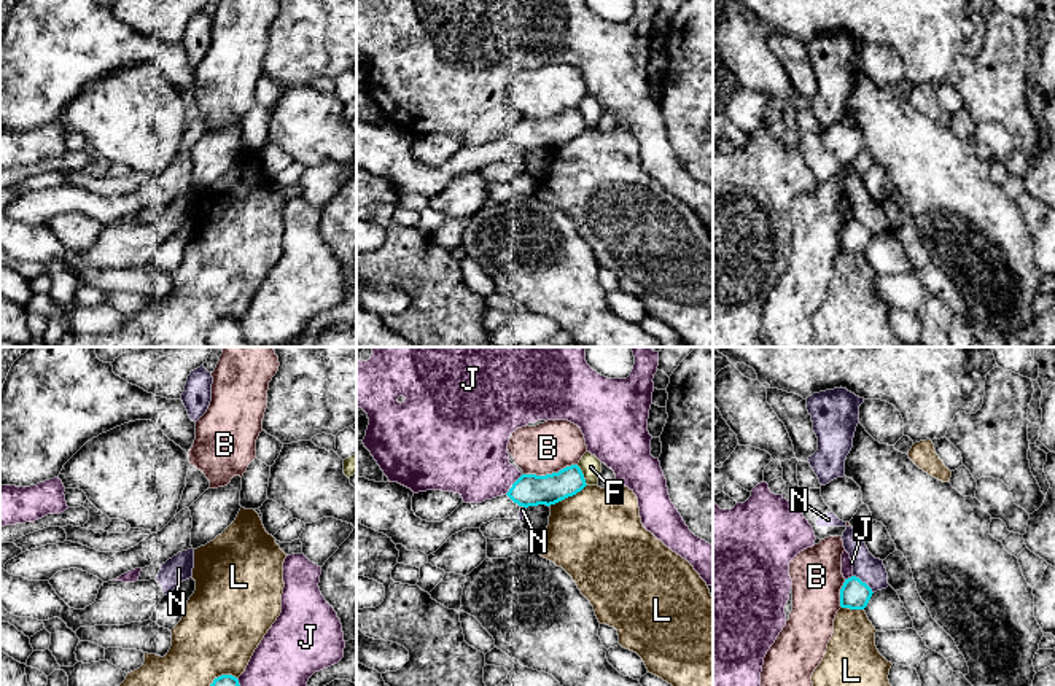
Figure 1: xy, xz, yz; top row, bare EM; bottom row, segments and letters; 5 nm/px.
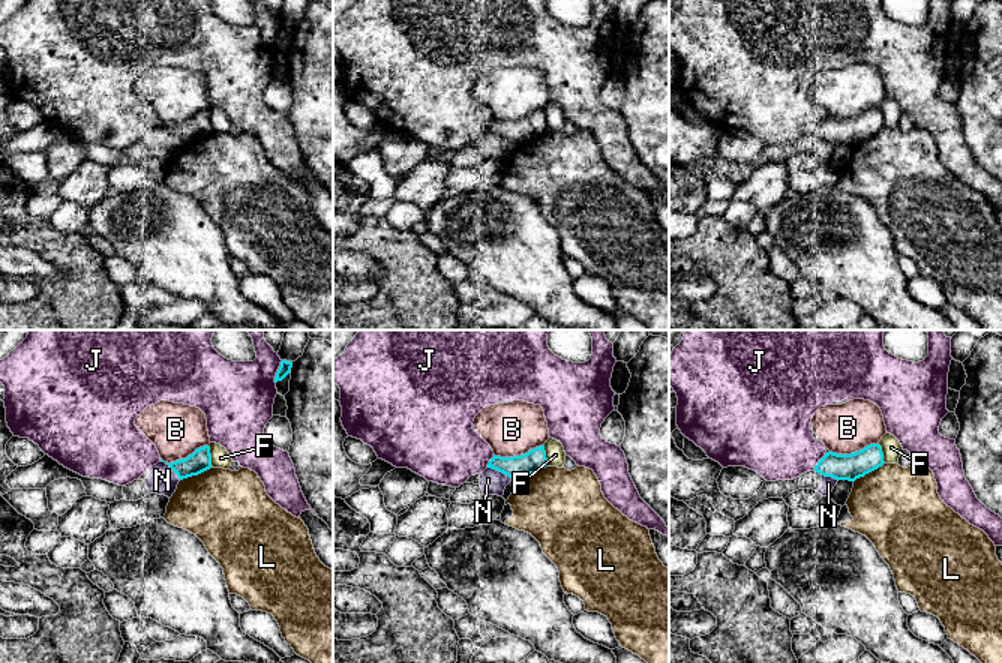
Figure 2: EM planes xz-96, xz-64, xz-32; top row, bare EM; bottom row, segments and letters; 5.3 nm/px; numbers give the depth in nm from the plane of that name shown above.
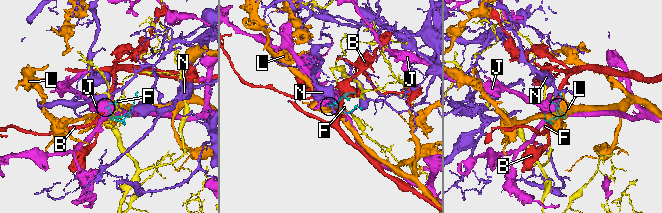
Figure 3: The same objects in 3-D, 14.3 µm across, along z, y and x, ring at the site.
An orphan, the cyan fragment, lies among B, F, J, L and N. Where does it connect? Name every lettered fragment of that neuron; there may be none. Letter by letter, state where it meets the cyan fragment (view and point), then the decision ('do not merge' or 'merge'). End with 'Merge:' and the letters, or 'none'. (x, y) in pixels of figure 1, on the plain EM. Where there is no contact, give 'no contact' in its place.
B: meets cyan in xz at (549, 118); do not merge
F: meets cyan in xz at (583, 118); do not merge
J: meets cyan in xz at (513, 128); do not merge
L: meets cyan in xz at (567, 140); do not merge
N: meets cyan in yz at (864, 226); do not merge
Merge: none

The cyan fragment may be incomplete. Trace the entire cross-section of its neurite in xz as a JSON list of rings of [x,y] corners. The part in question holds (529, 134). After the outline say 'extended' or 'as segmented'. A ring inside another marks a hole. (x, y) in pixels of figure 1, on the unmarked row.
[[[578,108],[559,116],[522,118],[506,138],[482,146],[461,146],[441,166],[426,166],[412,154],[414,135],[398,126],[376,126],[356,119],[356,166],[387,178],[407,194],[436,196],[452,178],[479,172],[493,162],[517,162],[520,151],[555,148],[586,131]]] | extended

